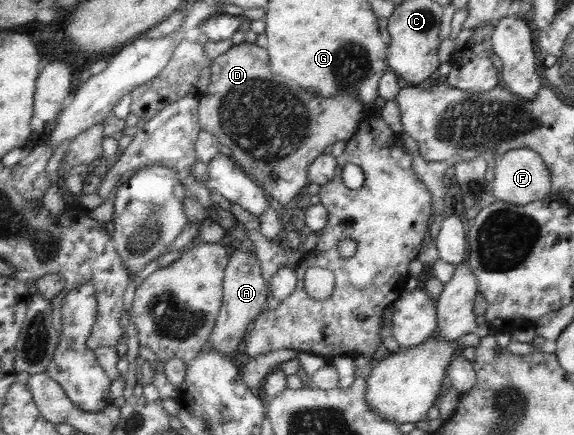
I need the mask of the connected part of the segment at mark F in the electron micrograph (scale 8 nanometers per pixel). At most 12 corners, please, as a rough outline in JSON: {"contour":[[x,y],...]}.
{"contour":[[516,148],[497,157],[496,200],[524,205],[552,194],[541,156]]}

